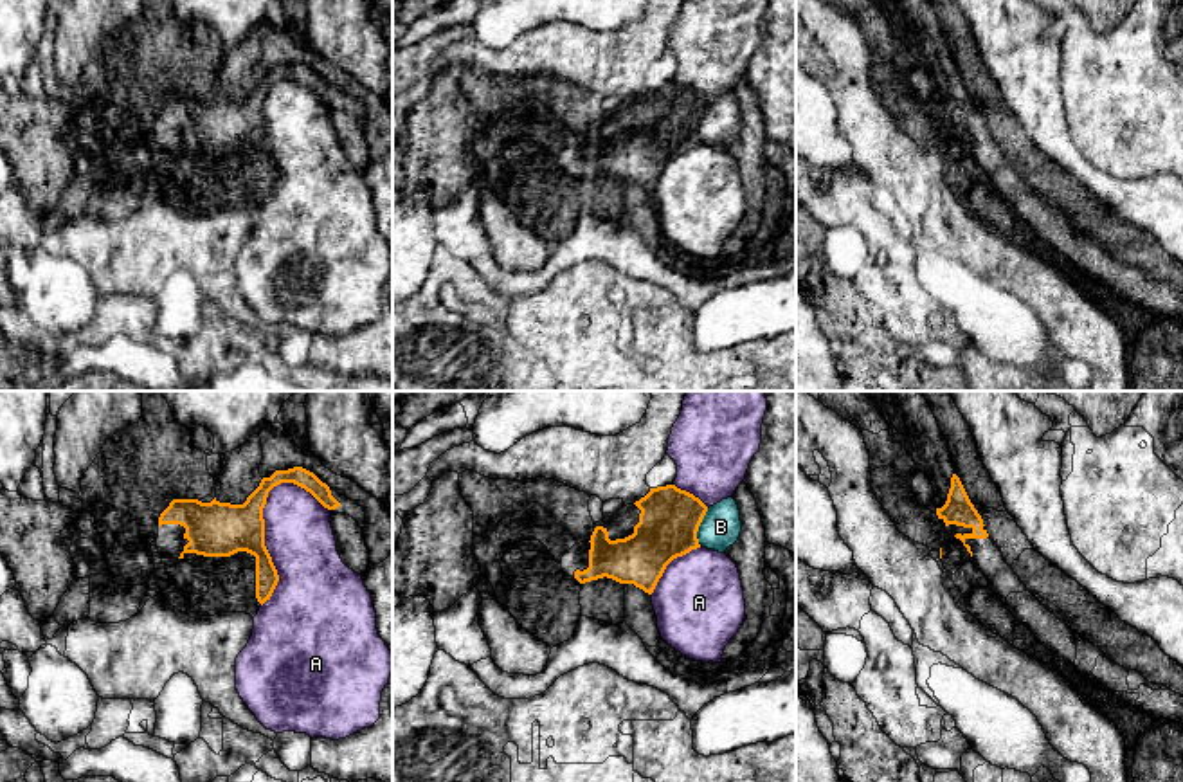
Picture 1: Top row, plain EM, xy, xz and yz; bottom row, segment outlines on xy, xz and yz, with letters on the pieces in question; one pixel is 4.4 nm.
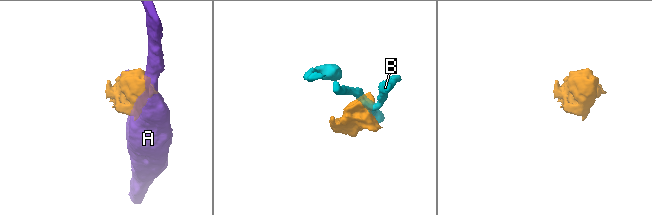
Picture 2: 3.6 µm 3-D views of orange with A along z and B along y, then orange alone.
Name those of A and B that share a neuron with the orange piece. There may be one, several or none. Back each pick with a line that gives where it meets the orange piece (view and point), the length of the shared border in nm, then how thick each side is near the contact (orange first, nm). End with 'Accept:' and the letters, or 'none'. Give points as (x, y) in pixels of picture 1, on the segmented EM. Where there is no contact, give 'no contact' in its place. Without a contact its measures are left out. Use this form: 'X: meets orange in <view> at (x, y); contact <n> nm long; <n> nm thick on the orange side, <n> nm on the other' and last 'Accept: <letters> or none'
Accept: none

